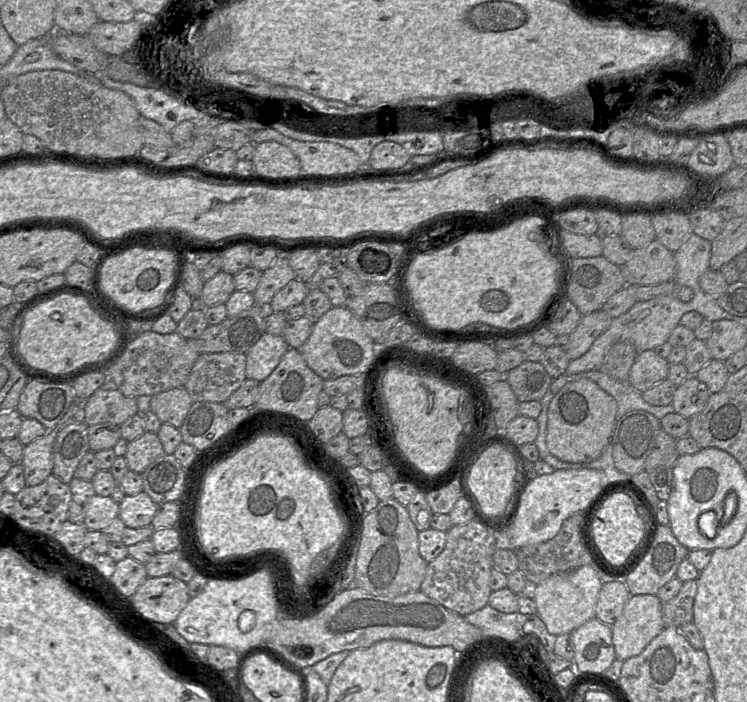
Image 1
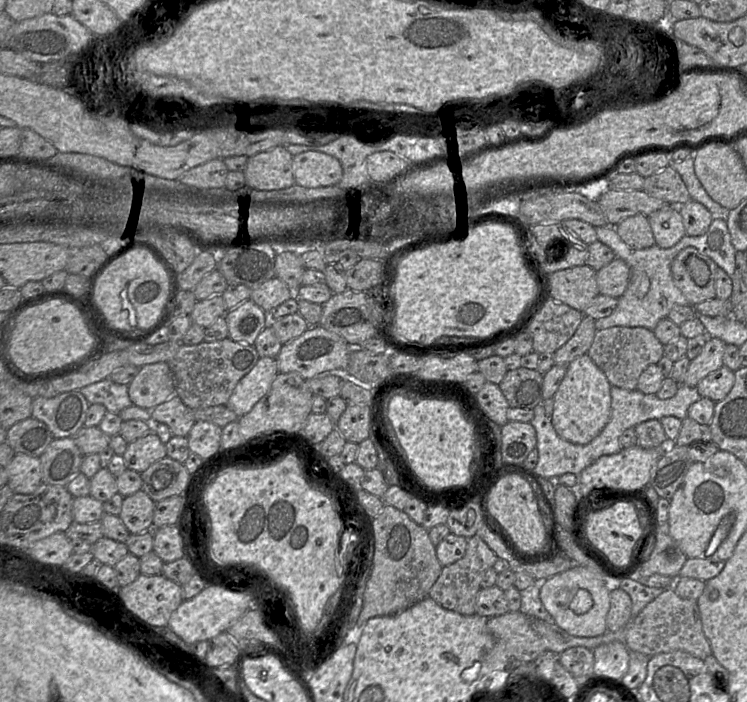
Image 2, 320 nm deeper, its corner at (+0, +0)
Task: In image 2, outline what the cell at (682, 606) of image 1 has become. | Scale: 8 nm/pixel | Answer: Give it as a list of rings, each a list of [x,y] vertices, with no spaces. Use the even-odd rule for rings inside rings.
[[[667,588],[624,626],[623,642],[629,651],[649,657],[677,650],[702,660],[712,655],[711,646],[702,629],[697,601],[681,598],[673,588]]]

